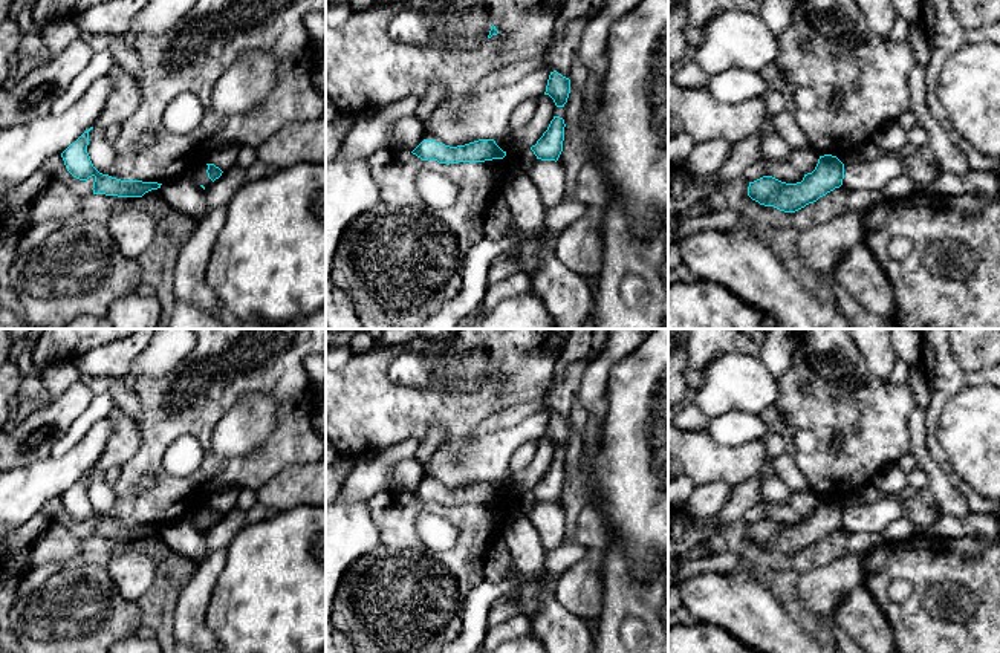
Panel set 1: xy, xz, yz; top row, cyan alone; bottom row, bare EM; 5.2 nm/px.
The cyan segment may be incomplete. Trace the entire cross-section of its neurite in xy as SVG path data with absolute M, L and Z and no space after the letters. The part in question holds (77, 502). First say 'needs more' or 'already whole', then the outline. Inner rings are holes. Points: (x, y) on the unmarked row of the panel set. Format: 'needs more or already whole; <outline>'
already whole; M84 474L73 486L70 486L63 495L61 500L67 514L80 521L86 523L95 520L93 537L118 538L118 540L142 540L151 532L161 531L162 526L157 525L142 525L142 523L121 523L109 517L99 515L87 495L89 488L89 474Z

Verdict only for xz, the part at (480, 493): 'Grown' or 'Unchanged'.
Unchanged

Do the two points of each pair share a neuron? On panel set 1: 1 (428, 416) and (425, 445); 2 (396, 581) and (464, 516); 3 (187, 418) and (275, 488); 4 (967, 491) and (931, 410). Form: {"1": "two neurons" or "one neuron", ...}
{"1": "two neurons", "2": "one neuron", "3": "two neurons", "4": "one neuron"}

